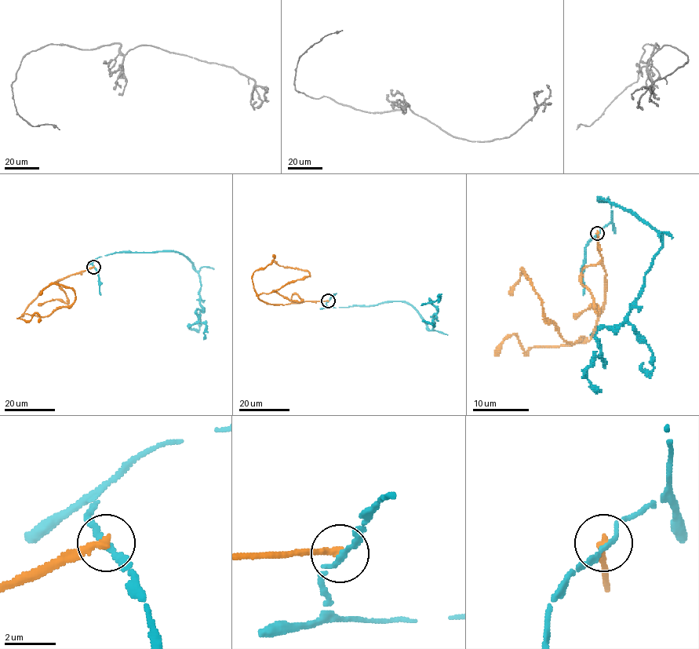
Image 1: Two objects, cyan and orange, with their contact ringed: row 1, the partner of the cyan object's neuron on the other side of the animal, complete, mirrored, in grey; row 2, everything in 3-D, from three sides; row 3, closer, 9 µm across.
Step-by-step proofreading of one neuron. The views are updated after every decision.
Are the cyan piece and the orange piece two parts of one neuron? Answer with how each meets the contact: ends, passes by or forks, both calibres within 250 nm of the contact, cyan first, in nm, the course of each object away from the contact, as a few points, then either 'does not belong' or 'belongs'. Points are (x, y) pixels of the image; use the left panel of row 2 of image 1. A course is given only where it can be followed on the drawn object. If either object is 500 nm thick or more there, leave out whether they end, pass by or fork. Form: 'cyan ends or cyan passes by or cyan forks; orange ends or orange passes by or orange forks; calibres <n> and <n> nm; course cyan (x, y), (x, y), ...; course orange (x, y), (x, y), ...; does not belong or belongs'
cyan passes by; orange ends; calibres 180 and 320 nm; course cyan (94, 267), (98, 257), (119, 252), (182, 254), (200, 278), (202, 308), (196, 315), (205, 325), (203, 339); course orange (94, 267), (48, 286), (23, 315), (49, 316), (68, 307), (75, 296), (71, 289), (54, 283), (40, 295); does not belong

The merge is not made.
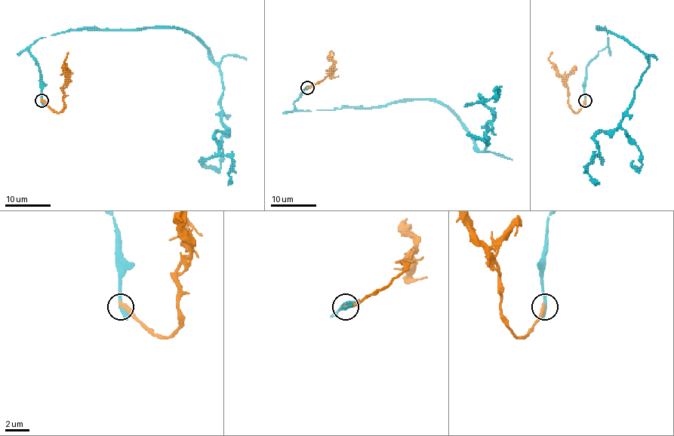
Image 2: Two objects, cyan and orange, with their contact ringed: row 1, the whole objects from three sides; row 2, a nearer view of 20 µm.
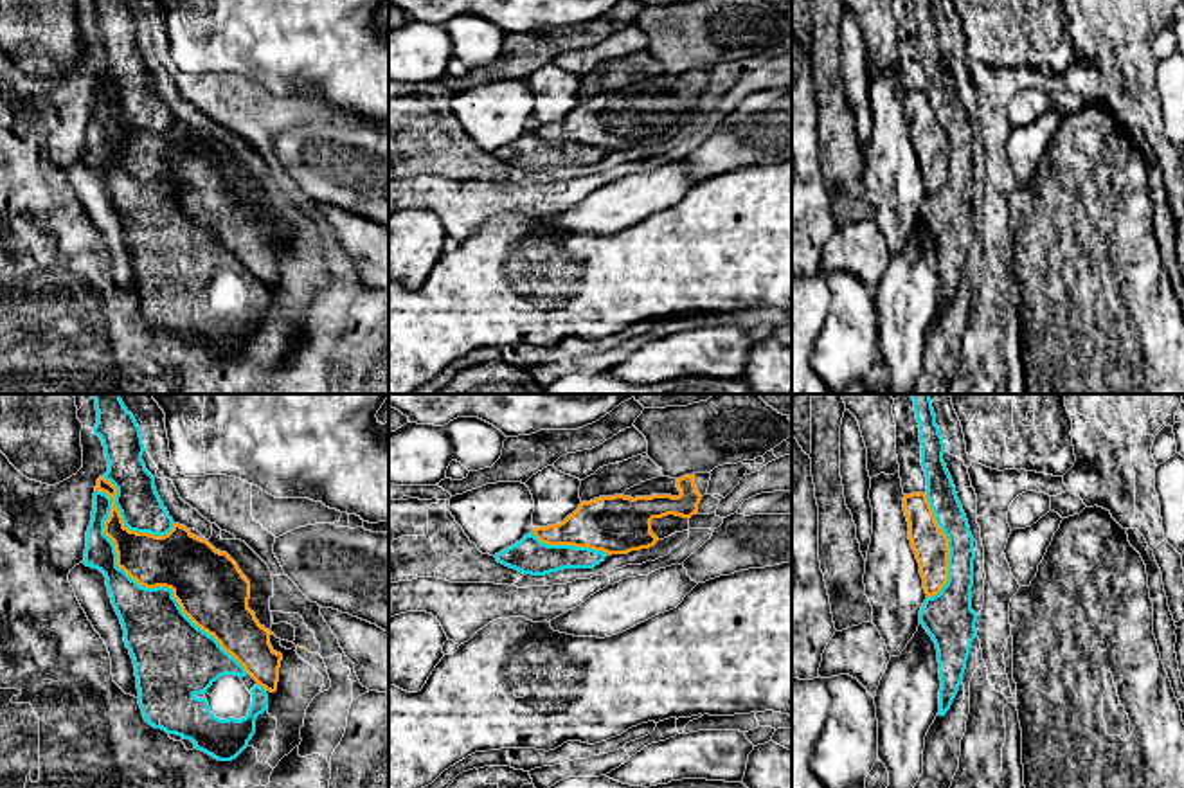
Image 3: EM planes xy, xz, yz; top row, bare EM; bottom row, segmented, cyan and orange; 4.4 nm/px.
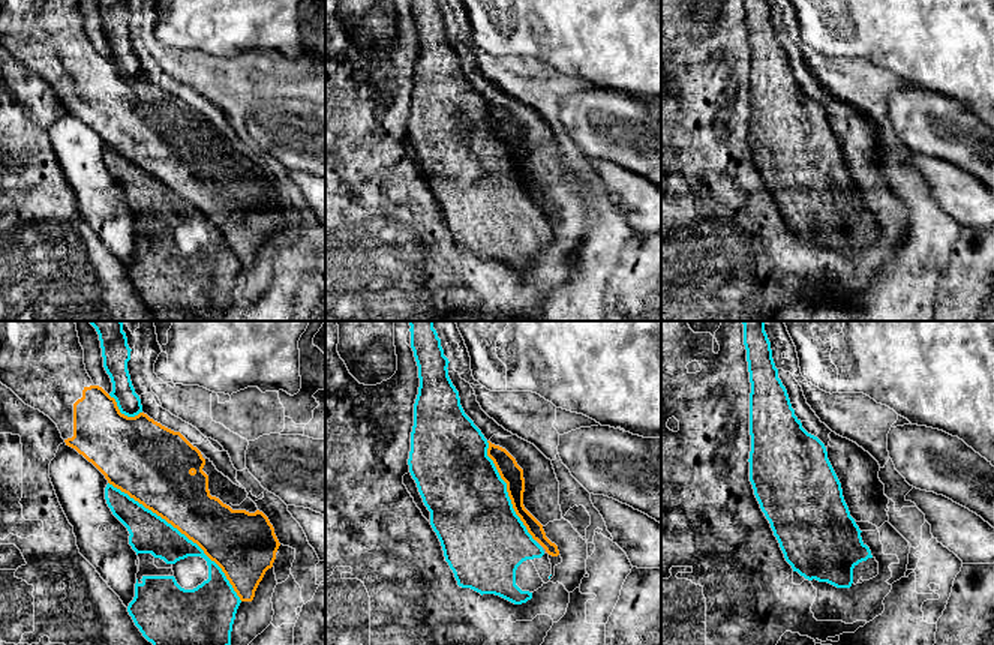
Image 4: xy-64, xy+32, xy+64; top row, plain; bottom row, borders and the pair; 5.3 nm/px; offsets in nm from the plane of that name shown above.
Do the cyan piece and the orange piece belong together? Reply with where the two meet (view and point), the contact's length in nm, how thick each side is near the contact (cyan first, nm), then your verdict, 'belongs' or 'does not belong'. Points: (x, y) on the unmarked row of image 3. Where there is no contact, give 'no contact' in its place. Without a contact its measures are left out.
xy (143, 184) | 1100 nm | 300/280 nm | does not belong

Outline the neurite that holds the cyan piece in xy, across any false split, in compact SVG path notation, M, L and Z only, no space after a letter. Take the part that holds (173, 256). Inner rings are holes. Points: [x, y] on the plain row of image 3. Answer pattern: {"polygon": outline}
{"polygon": "M94 90L83 160L106 175L112 201L135 261L139 302L144 317L167 331L191 336L196 347L218 358L236 356L256 331L256 315L268 308L268 291L220 239L198 225L166 184L146 185L117 164L113 139L104 131L112 95Z"}

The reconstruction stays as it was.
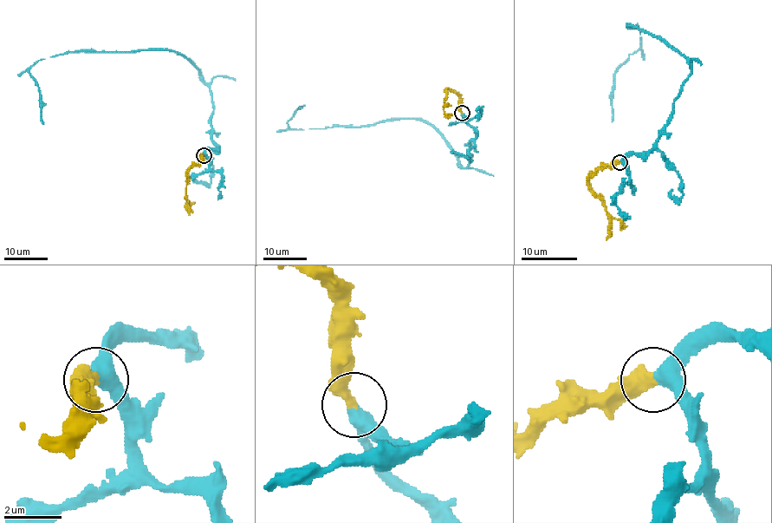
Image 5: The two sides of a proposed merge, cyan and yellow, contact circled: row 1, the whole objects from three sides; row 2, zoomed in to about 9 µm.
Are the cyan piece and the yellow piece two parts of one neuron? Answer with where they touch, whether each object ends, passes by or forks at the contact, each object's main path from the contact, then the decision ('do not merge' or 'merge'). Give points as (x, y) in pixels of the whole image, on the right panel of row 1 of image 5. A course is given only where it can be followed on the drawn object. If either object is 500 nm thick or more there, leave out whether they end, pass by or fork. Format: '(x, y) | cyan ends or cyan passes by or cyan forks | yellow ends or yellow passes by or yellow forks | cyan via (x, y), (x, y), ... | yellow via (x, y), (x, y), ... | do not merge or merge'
(619, 162) | cyan via (619, 161), (651, 150), (690, 69), (634, 26), (627, 26), (637, 27), (641, 45), (614, 74), (612, 121) | yellow via (619, 162), (600, 166), (589, 182), (589, 189), (602, 202), (607, 216), (609, 236), (606, 240) | merge

